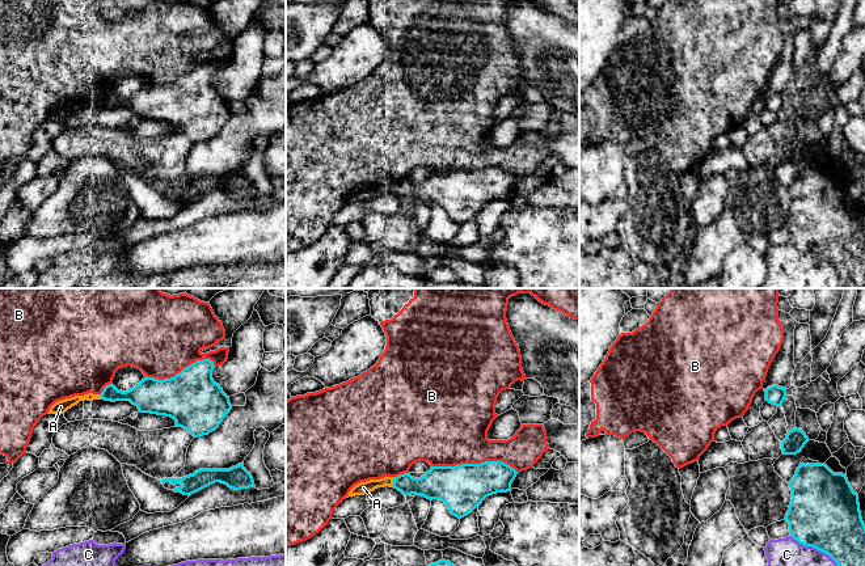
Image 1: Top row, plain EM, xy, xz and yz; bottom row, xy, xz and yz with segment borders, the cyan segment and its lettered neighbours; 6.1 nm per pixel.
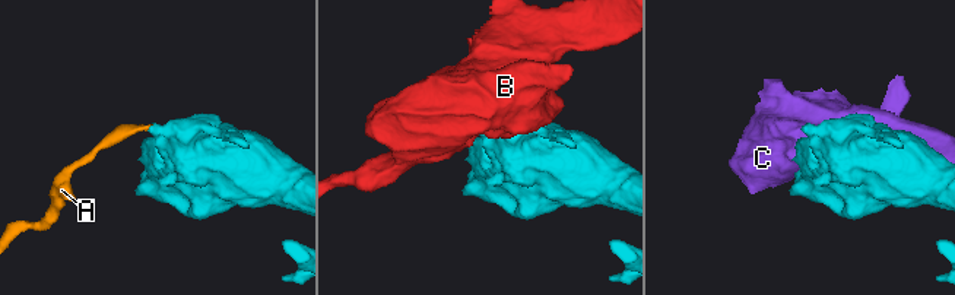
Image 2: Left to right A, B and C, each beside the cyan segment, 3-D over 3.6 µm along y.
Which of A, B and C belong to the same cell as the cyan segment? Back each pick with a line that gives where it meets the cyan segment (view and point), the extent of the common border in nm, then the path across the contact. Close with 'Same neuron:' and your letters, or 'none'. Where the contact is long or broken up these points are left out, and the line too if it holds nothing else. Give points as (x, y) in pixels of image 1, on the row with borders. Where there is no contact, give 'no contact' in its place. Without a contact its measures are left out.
A: contact xz (393, 482); length 70 nm
Same neuron: A

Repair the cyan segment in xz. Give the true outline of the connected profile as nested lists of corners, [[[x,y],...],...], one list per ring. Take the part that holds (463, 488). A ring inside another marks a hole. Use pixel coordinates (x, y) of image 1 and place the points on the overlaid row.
[[[502,461],[431,466],[421,478],[414,478],[408,472],[397,477],[360,482],[346,498],[389,486],[404,495],[415,494],[430,500],[439,499],[453,516],[461,519],[478,507],[486,497],[510,491],[516,474],[514,468]]]

